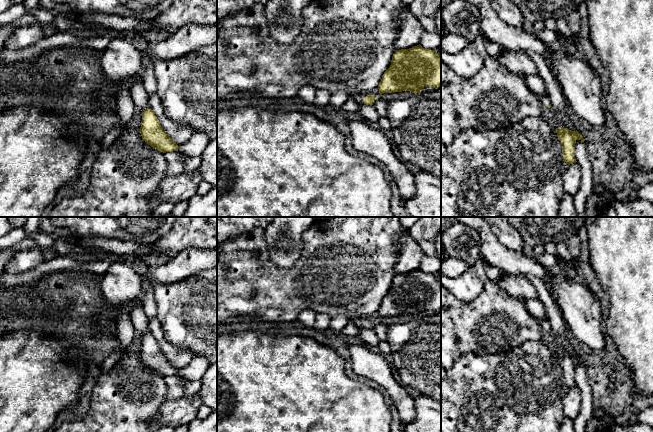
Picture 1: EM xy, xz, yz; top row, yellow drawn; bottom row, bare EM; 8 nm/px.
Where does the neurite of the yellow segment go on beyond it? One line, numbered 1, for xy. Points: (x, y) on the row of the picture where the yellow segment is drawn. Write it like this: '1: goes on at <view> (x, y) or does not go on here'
1: does not go on here

